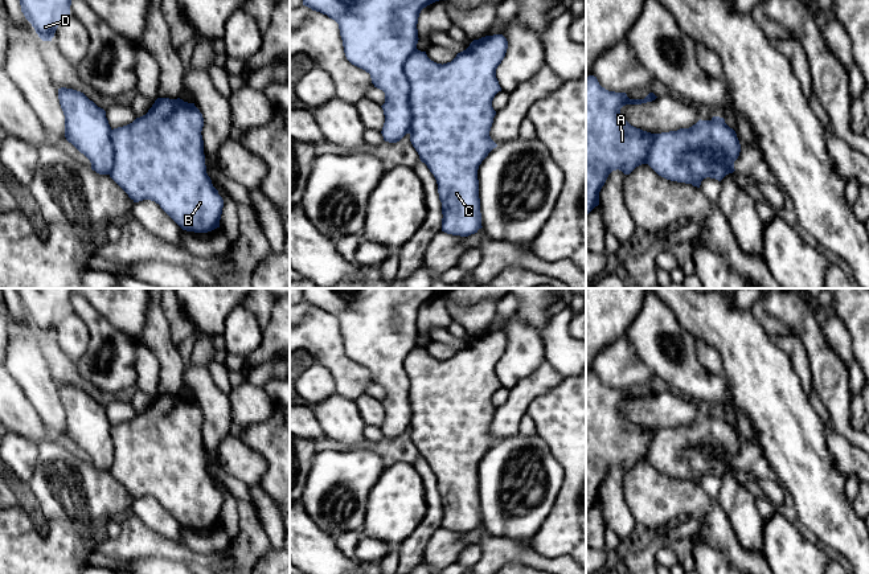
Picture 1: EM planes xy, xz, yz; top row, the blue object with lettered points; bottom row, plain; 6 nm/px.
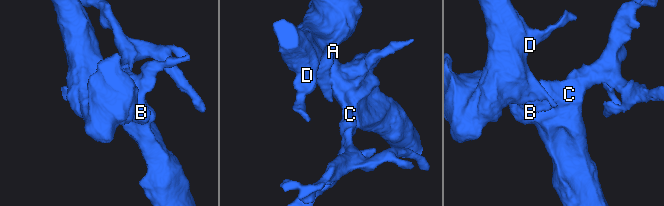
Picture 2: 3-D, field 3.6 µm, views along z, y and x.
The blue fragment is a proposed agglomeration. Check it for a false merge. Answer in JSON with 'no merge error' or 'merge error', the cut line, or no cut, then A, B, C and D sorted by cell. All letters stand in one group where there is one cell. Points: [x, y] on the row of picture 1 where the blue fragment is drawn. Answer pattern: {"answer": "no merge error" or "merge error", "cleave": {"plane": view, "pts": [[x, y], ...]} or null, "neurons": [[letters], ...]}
{"answer": "merge error", "cleave": {"plane": "xz", "pts": [[417, 49], [405, 64], [412, 115], [408, 132]]}, "neurons": [["A", "D"], ["B", "C"]]}

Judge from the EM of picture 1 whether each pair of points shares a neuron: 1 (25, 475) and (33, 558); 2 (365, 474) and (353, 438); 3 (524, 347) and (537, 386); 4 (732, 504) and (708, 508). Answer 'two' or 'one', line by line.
1: two
2: two
3: two
4: two

